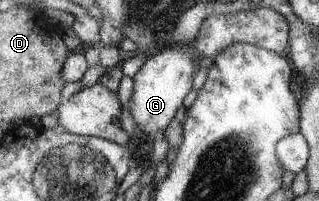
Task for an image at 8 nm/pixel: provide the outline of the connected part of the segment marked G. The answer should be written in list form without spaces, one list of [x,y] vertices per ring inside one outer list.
[[[184,46],[170,47],[163,51],[155,51],[132,79],[133,92],[129,98],[129,109],[135,128],[140,128],[148,135],[166,130],[170,122],[176,118],[182,108],[186,96],[194,88],[194,77],[198,72],[198,58],[195,48]]]

